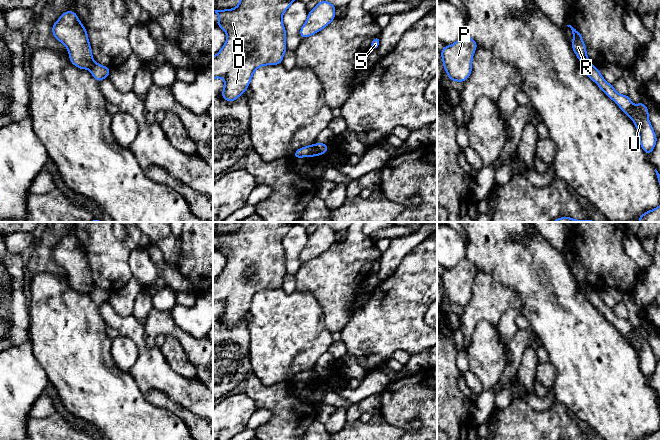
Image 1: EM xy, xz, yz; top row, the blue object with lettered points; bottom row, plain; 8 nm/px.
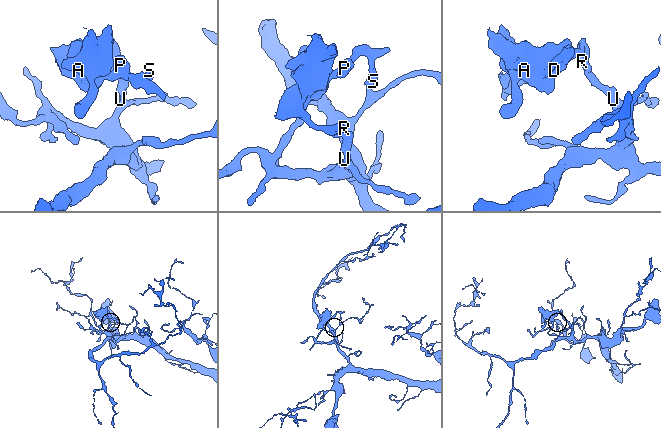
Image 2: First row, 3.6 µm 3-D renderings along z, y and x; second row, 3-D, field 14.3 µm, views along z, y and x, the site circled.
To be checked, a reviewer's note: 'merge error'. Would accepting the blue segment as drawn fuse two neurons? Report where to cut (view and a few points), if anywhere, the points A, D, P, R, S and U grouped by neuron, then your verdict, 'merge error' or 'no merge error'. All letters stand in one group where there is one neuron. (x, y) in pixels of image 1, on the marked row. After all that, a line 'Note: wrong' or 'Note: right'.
xz (315, 145), (315, 153), (313, 155) | A D P R S / U | merge error
Note: right

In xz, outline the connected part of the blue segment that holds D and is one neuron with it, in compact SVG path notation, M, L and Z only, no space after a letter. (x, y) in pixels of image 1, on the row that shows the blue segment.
M240 0L234 9L214 10L220 20L218 27L227 33L226 43L213 57L213 79L224 78L224 90L221 97L232 102L241 96L248 88L254 71L264 65L281 64L286 47L286 31L282 22L282 15L296 0Z

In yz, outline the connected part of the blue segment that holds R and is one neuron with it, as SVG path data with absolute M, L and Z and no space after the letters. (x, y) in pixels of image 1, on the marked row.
M567 25L567 26L570 27L572 30L572 34L573 34L572 49L574 50L578 59L580 60L581 65L592 66L592 64L590 63L587 57L586 46L582 40L581 34L579 33L578 30L574 29L571 25Z

